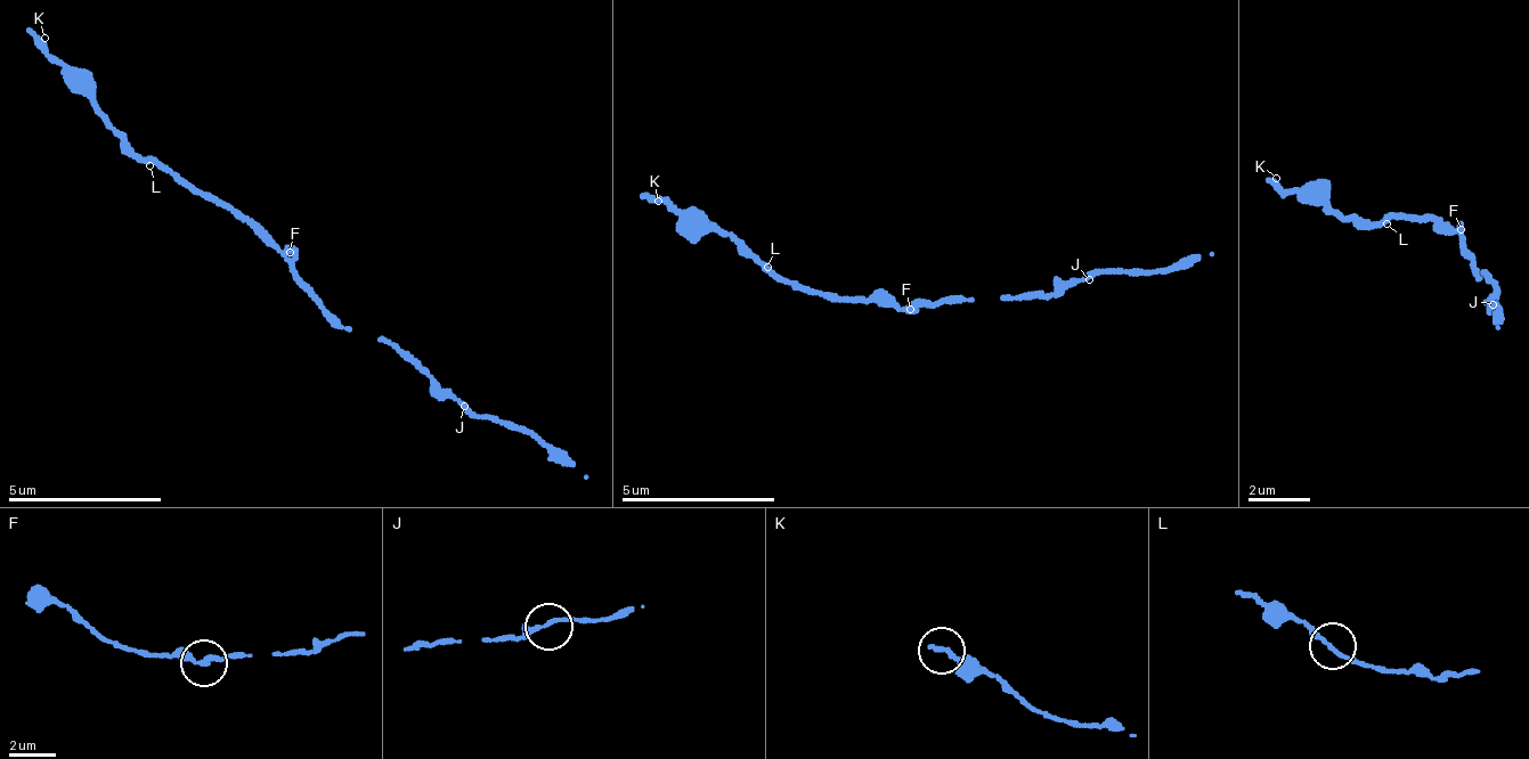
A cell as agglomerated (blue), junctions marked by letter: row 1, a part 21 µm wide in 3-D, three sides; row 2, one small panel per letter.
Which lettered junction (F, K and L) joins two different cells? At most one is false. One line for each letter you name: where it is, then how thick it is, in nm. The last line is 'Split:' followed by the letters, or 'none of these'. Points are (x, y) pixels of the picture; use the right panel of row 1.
Split: none of these

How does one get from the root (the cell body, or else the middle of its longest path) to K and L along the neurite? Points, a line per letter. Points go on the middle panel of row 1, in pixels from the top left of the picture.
K: (916, 307), (893, 301), (877, 304), (861, 295), (845, 299), (791, 285), (753, 252), (658, 201)
L: (916, 307), (893, 301), (877, 304), (861, 295), (845, 299), (822, 294), (791, 285), (767, 267)

